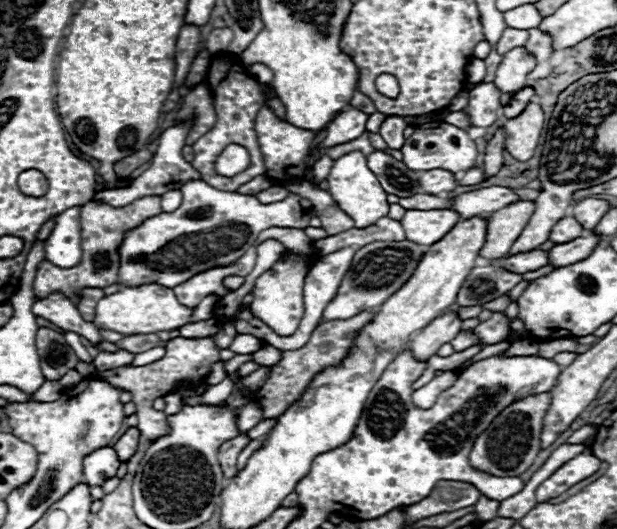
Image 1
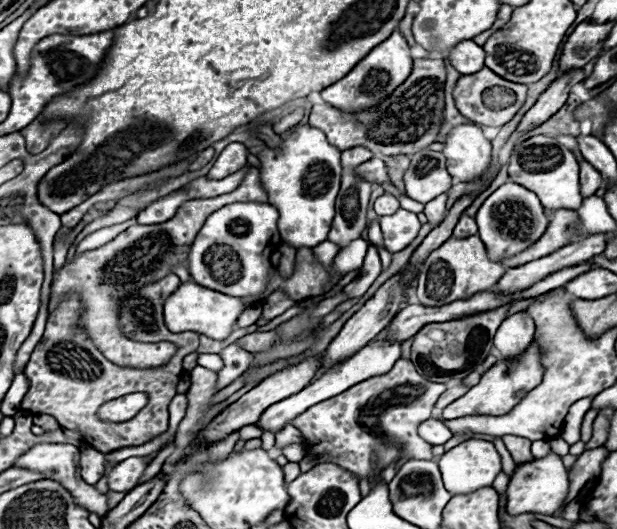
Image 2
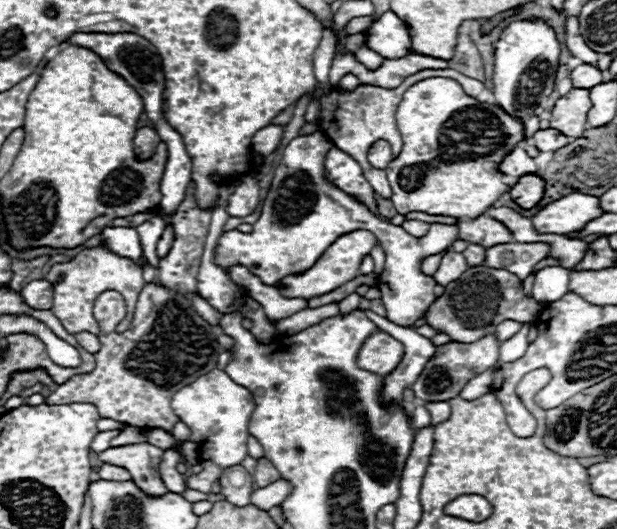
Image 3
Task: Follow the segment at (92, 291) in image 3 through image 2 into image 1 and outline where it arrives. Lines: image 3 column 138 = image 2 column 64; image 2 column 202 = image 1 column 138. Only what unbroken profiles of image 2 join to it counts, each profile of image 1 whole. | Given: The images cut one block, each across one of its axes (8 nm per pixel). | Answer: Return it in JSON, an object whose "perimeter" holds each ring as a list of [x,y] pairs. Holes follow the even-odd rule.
{"perimeter":[[[144,196],[134,200],[132,204],[126,204],[122,208],[114,208],[110,204],[100,202],[86,202],[80,210],[80,228],[82,228],[82,258],[72,268],[60,268],[50,264],[48,260],[42,260],[36,268],[34,278],[34,294],[40,298],[46,298],[52,292],[66,294],[72,302],[78,302],[78,292],[82,288],[102,288],[116,284],[118,280],[118,244],[124,238],[124,232],[130,228],[140,226],[146,218],[160,214],[160,196]]]}

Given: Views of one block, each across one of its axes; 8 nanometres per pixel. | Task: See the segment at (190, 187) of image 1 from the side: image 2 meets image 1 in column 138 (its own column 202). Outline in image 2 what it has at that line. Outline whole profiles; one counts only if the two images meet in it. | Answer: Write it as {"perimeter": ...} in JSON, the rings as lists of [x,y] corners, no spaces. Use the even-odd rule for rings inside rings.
{"perimeter":[[[234,202],[208,216],[188,254],[188,272],[192,280],[228,296],[240,298],[262,294],[272,266],[270,254],[280,242],[276,222],[278,210],[260,202]],[[232,272],[240,276],[236,282],[232,282]]]}

